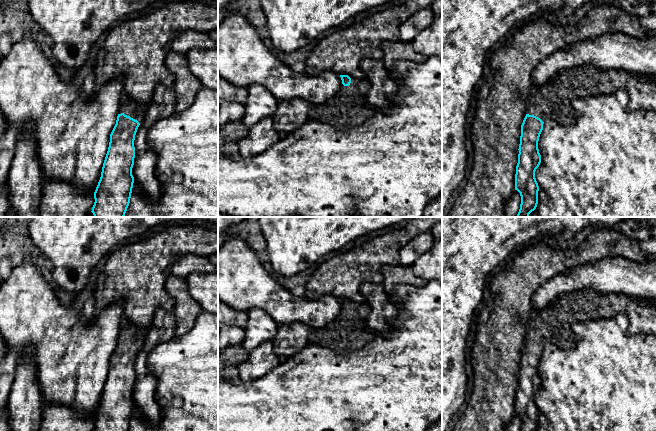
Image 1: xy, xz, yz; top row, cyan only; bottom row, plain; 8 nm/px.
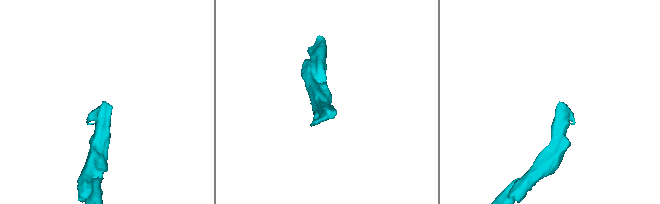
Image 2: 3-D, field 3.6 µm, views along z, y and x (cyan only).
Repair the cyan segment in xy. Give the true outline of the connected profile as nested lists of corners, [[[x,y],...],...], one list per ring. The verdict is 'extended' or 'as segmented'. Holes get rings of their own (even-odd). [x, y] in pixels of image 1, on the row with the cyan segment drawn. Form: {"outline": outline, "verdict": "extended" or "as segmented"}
{"outline": [[[122,93],[116,124],[110,134],[108,151],[101,177],[94,192],[94,217],[124,217],[130,203],[134,177],[132,168],[135,158],[134,140],[140,123],[146,116],[147,107],[140,107],[130,96]]], "verdict": "extended"}

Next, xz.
{"outline": [[[348,75],[340,77],[340,90],[322,104],[311,104],[308,118],[339,129],[361,125],[377,110],[366,104],[370,81],[367,78],[351,79]]], "verdict": "extended"}

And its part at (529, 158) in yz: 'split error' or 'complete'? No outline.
split error

